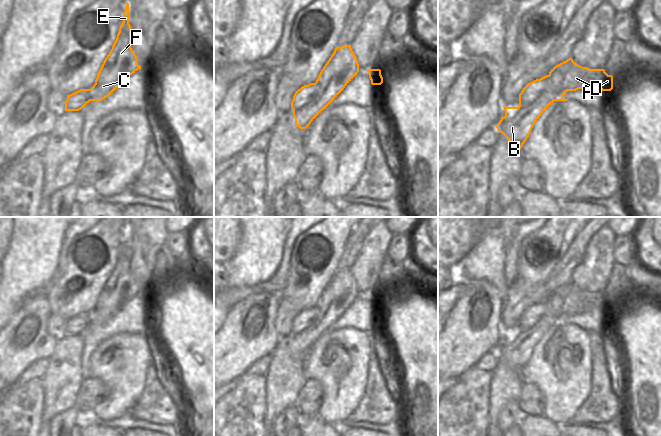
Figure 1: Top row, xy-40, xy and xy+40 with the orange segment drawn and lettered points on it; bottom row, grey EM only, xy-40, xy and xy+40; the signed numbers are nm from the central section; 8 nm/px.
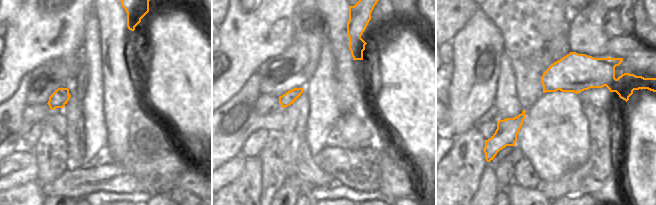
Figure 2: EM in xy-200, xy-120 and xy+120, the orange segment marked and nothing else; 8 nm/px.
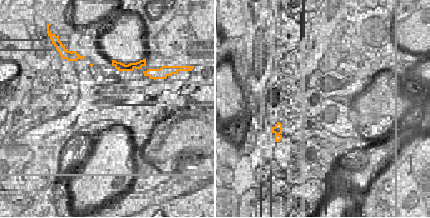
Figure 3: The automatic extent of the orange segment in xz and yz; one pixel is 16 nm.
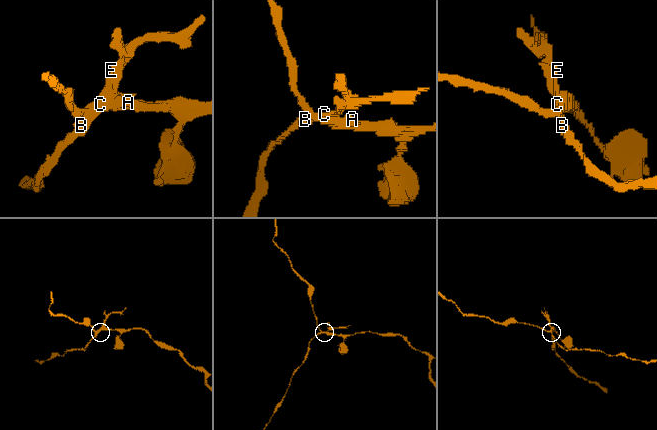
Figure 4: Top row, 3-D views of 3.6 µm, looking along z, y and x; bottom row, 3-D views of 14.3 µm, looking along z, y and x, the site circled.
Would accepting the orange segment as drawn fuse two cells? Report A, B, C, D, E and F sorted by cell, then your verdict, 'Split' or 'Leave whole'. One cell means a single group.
Groups: A D / B C E F. Split.

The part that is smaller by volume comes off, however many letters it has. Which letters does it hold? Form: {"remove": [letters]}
{"remove": ["B", "C", "E", "F"]}

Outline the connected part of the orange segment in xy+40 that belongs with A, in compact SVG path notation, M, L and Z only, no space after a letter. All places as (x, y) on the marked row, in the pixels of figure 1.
M574 63L565 74L561 88L567 92L592 85L598 85L602 91L611 91L613 89L613 76L608 75L604 69L590 69Z

